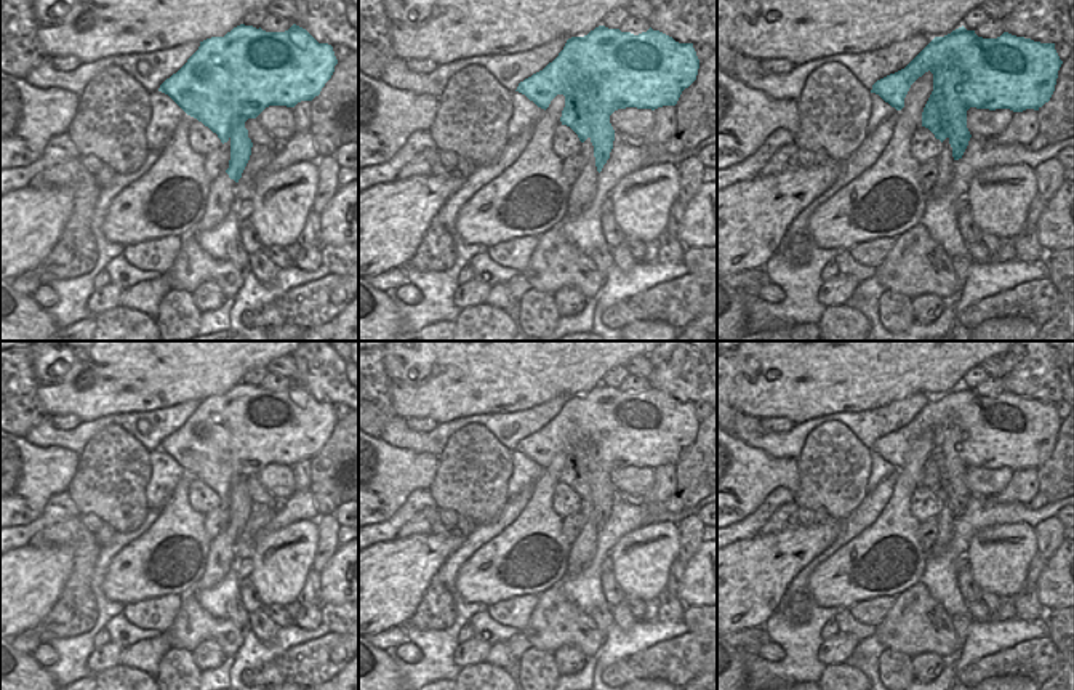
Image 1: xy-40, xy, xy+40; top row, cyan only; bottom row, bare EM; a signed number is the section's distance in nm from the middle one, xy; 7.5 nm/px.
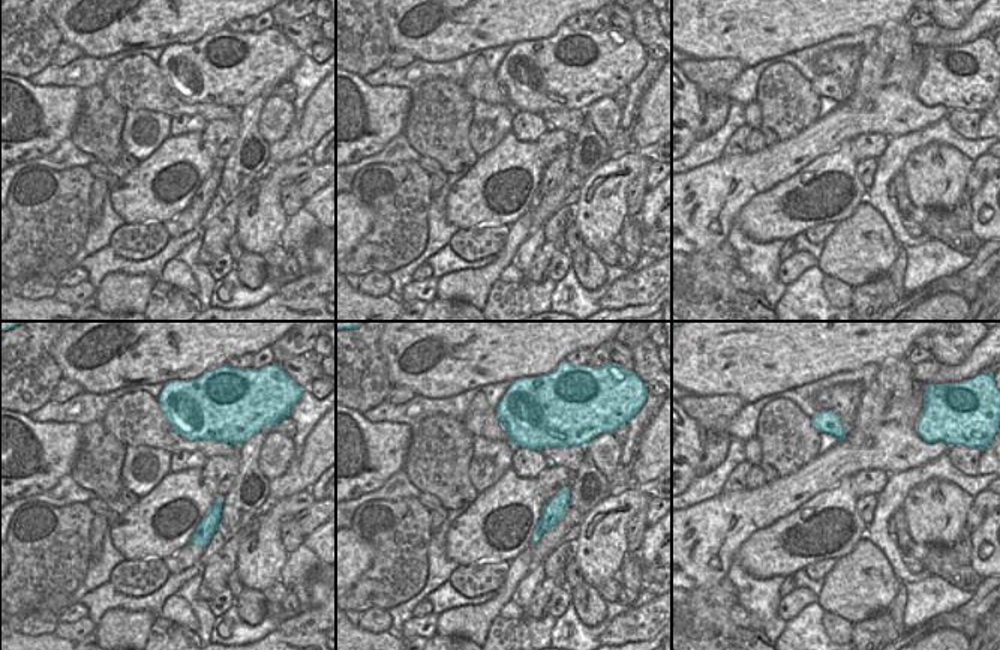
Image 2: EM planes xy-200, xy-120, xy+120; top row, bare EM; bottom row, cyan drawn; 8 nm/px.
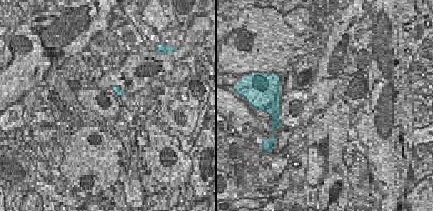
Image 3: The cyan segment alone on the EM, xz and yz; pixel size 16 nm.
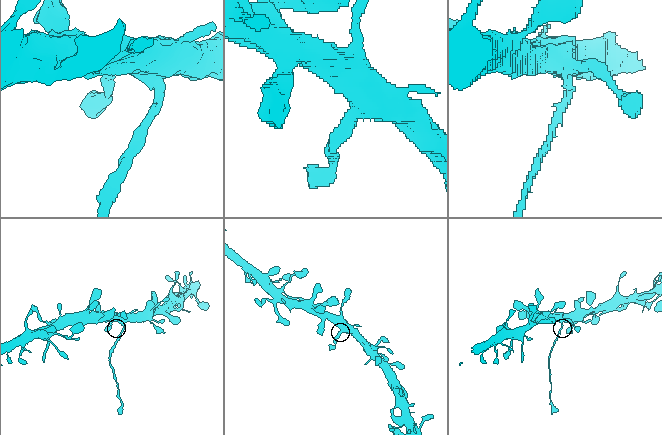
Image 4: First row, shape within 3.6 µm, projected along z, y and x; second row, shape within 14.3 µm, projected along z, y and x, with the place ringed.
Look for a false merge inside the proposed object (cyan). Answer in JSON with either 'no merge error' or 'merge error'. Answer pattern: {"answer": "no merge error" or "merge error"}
{"answer": "merge error"}

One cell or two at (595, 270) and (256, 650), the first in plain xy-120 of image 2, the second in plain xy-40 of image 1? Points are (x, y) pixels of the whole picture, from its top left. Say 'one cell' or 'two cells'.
two cells

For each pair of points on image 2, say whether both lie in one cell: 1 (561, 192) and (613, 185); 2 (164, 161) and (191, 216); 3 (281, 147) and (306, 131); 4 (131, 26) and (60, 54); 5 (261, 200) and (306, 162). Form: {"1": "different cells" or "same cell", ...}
{"1": "different cells", "2": "different cells", "3": "same cell", "4": "different cells", "5": "same cell"}

